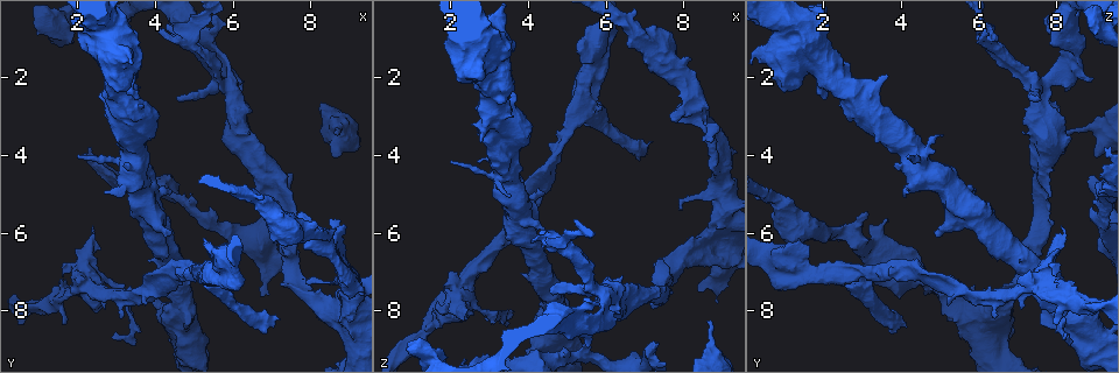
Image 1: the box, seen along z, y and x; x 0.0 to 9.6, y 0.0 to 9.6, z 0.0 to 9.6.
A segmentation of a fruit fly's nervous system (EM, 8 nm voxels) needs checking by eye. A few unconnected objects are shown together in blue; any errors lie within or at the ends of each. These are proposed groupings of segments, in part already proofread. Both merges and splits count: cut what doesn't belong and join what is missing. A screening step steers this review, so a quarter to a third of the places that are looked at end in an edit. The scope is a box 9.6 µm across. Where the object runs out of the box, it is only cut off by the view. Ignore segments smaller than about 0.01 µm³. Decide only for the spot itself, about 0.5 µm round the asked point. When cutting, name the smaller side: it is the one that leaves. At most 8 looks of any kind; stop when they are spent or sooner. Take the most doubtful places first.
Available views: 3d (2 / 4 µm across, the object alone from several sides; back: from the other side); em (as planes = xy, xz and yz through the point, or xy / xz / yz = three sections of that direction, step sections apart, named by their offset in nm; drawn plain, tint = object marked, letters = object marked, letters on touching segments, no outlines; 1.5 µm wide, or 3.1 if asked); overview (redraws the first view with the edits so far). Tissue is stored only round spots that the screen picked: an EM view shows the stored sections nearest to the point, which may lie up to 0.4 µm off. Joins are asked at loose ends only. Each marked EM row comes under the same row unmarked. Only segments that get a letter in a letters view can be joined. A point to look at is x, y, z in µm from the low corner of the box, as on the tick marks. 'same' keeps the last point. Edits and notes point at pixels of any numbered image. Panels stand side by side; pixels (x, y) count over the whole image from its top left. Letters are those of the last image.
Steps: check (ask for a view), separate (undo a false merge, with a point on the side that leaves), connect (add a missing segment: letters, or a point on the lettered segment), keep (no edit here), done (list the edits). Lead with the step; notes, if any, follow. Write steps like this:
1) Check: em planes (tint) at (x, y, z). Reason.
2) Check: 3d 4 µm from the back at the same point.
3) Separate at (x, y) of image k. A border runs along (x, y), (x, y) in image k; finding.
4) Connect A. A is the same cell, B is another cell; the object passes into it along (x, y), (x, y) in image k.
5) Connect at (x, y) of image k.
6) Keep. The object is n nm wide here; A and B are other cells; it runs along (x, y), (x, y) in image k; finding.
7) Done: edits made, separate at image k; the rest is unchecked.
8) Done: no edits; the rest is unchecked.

Check: em planes (tint) at (8.70, 6.75, 3.55). Sudden change in width.

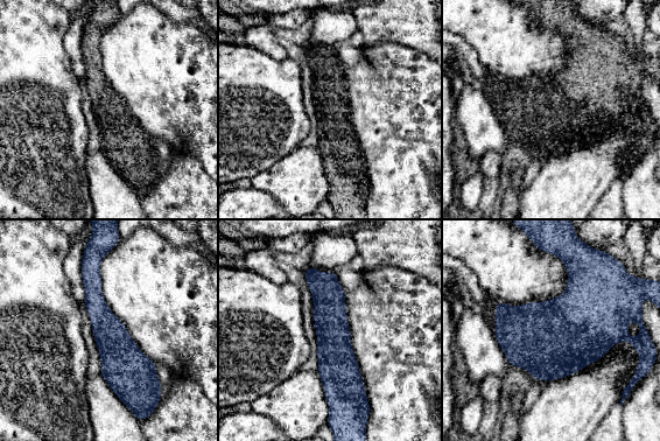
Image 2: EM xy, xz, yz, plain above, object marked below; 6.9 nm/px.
Check: em planes (letters) at the same point. See the neighbours.

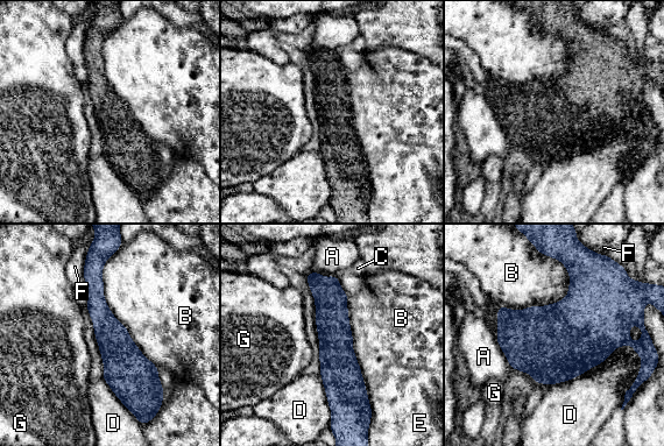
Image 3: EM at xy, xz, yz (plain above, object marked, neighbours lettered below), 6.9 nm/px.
Keep. A, B, C, D, E, F and G are other cells; it runs along (326, 281), (338, 360), (338, 420) in image 3; one neuron here.

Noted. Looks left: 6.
Check: em planes (letters) at (3.45, 8.30, 8.05). Sharp bend.

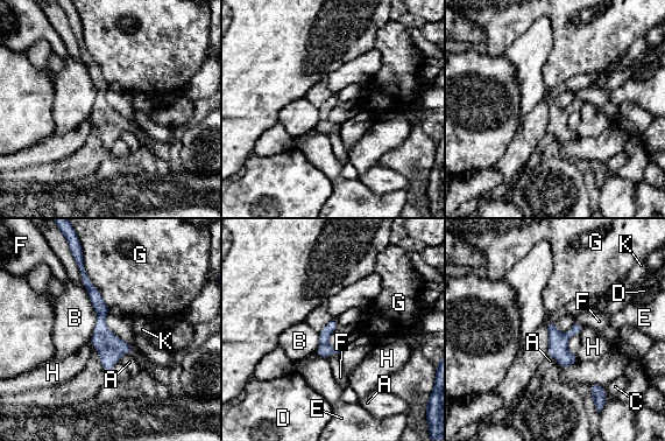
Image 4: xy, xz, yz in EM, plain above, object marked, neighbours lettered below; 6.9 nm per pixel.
Keep. A, B, C, D, E, F, G, H and K are other cells; it runs along (79, 263), (100, 308), (108, 368) in image 4; one neuron here.

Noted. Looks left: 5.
Check: 3d 2 µm at (7.30, 5.50, 7.75). Free end.

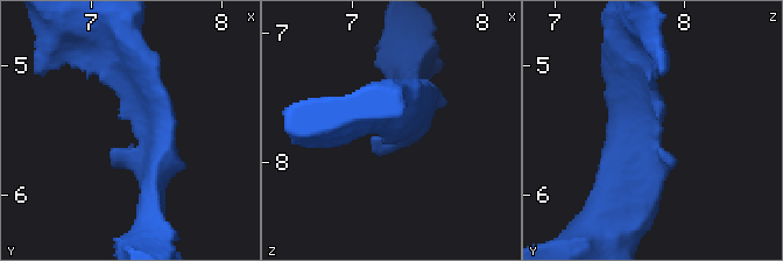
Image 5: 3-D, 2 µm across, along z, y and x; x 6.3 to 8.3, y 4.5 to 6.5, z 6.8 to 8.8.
Check: em yz step 8 (letters) at (7.30, 5.56, 7.82). The arms are 220, 260 nm wide.

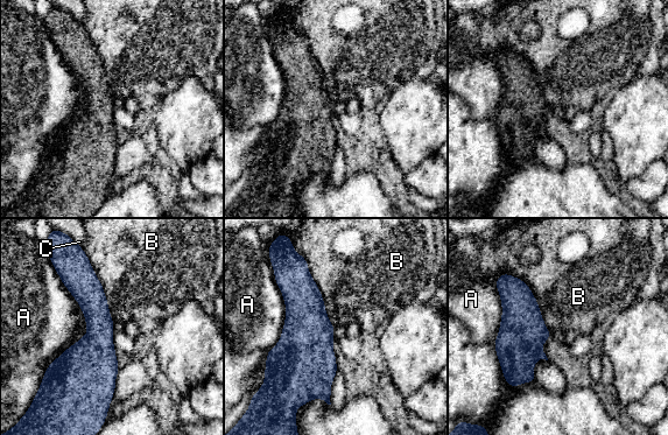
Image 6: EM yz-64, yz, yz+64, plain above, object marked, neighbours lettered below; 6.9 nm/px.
Check: em planes (letters) at the same point.

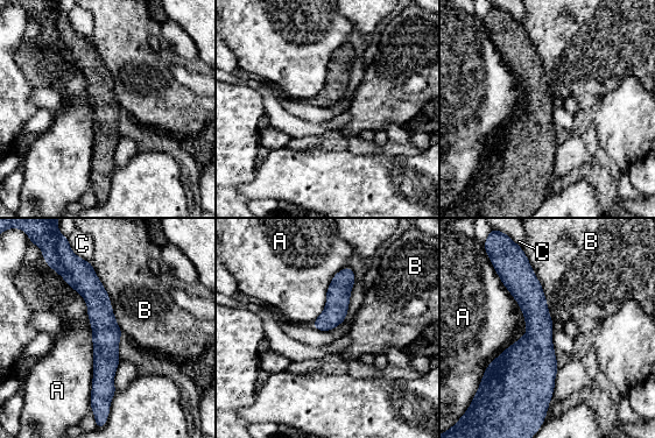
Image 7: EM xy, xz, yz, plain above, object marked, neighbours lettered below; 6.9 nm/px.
Keep. A, B and C are other cells; none of them fits.

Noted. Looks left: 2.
Done: no edits; the rest is unchecked.

